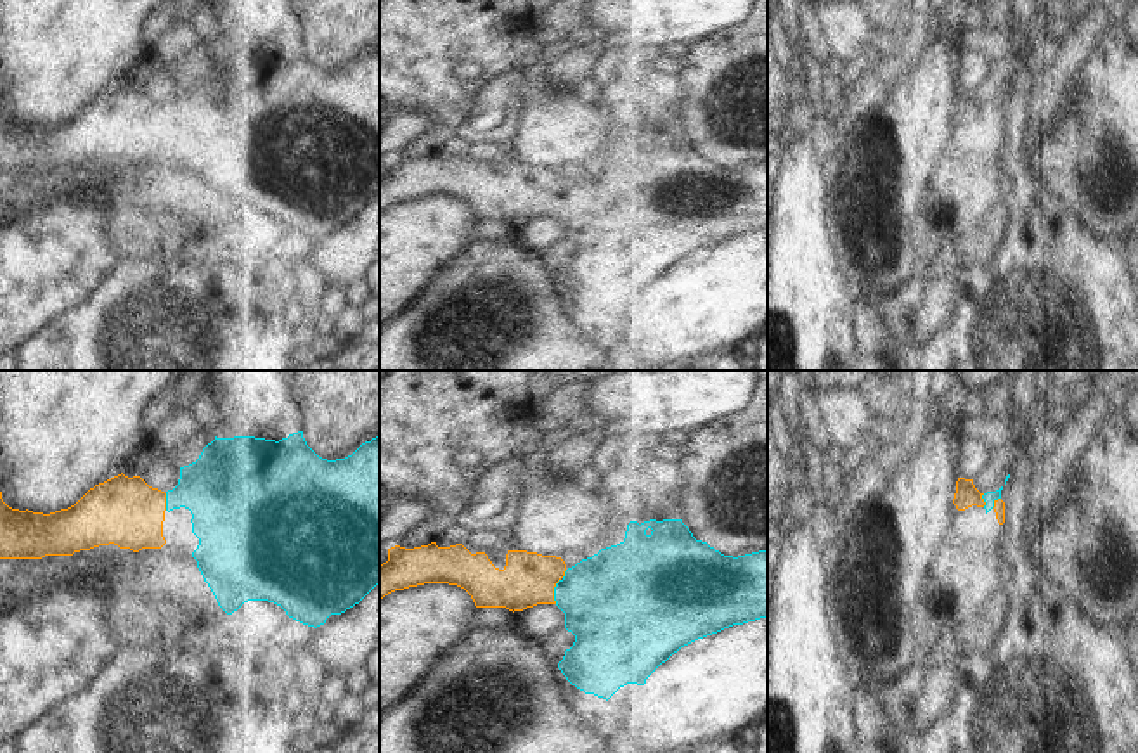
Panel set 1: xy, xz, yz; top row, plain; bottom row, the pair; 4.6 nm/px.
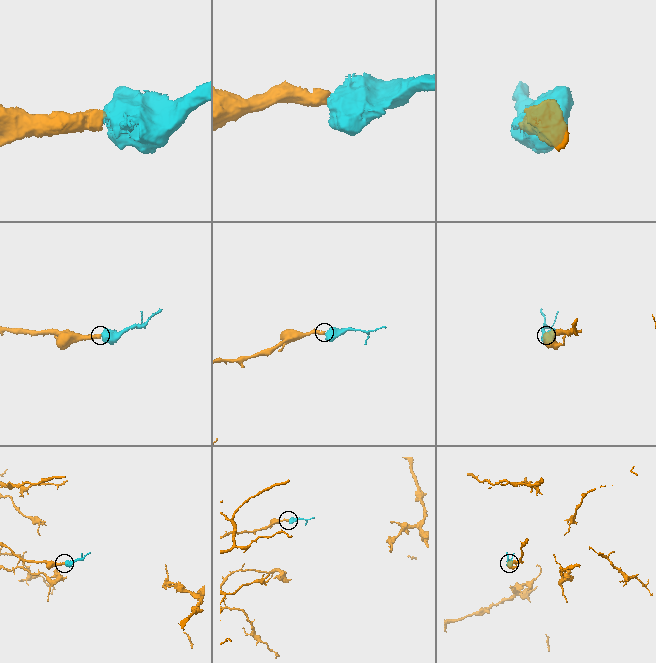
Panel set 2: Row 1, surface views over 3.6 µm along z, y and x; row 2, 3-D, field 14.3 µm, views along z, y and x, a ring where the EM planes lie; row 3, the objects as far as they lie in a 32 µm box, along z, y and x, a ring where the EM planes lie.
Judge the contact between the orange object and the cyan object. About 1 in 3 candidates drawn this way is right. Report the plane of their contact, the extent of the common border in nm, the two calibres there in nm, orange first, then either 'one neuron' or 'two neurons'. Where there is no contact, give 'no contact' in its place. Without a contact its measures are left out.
contact in xz; length 170 nm; calibres 260 and 420 nm; one neuron

